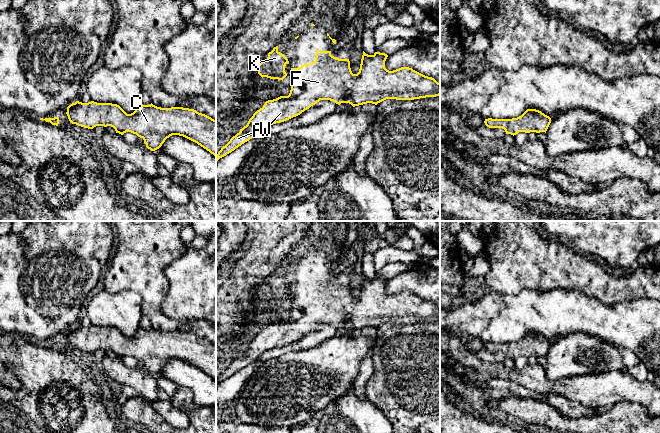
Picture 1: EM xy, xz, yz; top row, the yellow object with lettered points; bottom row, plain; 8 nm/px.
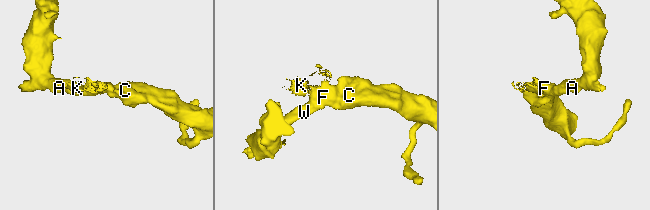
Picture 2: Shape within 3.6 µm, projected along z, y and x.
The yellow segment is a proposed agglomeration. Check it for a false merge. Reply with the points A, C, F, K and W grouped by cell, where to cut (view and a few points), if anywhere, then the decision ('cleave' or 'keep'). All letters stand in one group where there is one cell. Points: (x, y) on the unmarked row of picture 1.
A C F K W | no cut | keep

